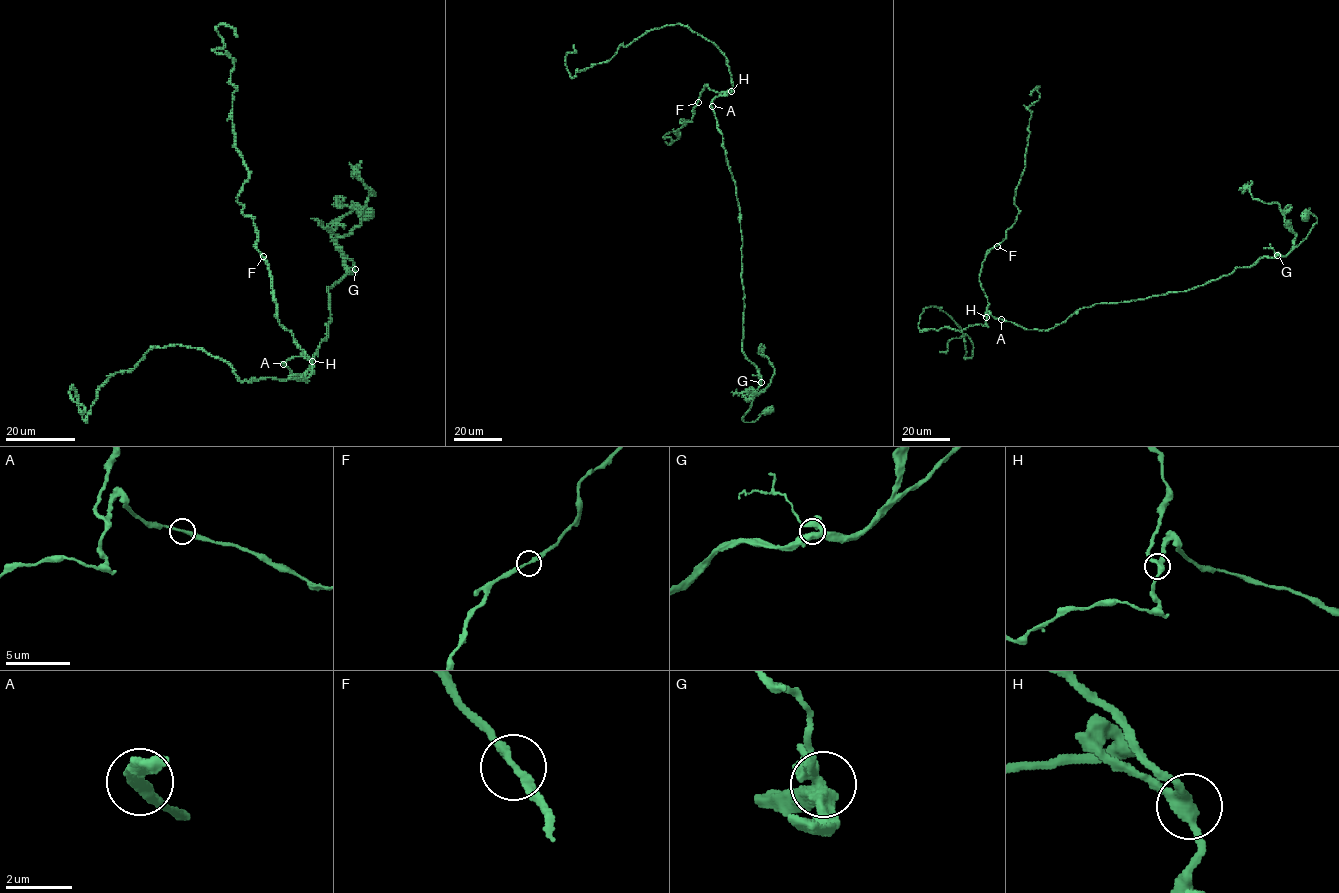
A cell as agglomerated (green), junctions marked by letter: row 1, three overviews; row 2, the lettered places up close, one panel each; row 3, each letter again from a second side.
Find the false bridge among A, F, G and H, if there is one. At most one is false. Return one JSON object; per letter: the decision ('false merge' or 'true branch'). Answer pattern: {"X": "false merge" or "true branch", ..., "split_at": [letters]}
{"A": "true branch", "F": "true branch", "G": "true branch", "H": "true branch", "split_at": []}

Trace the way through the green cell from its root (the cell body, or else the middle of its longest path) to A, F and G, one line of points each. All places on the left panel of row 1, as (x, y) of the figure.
A: (366, 213), (354, 207), (329, 225), (355, 273), (327, 288), (328, 336), (304, 377), (295, 379), (283, 364)
F: (366, 213), (328, 227), (355, 273), (327, 288), (302, 379), (262, 256)
G: (366, 213), (365, 209), (354, 207), (328, 227), (344, 264), (351, 270), (355, 269)

